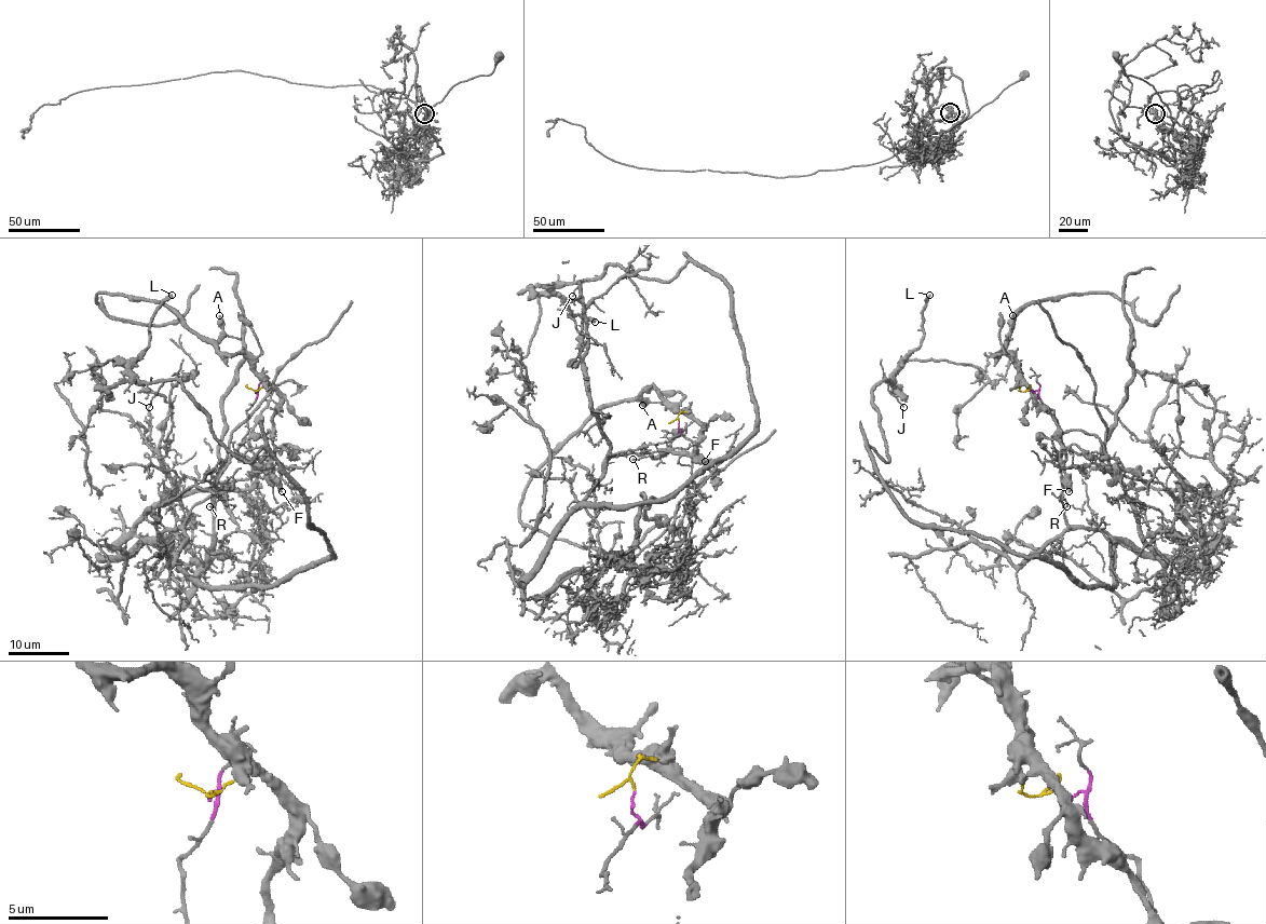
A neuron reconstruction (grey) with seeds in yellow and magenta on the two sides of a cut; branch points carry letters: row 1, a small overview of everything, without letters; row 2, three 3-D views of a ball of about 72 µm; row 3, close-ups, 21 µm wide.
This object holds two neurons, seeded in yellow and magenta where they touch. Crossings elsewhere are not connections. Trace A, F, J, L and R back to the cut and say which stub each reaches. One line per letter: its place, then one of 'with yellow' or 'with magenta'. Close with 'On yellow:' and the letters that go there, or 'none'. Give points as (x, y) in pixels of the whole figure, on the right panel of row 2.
A: at (1012, 315); with yellow
F: at (1069, 491); with yellow
J: at (903, 407); with magenta
L: at (929, 295); with magenta
R: at (1066, 506); with magenta
On yellow: A, F

